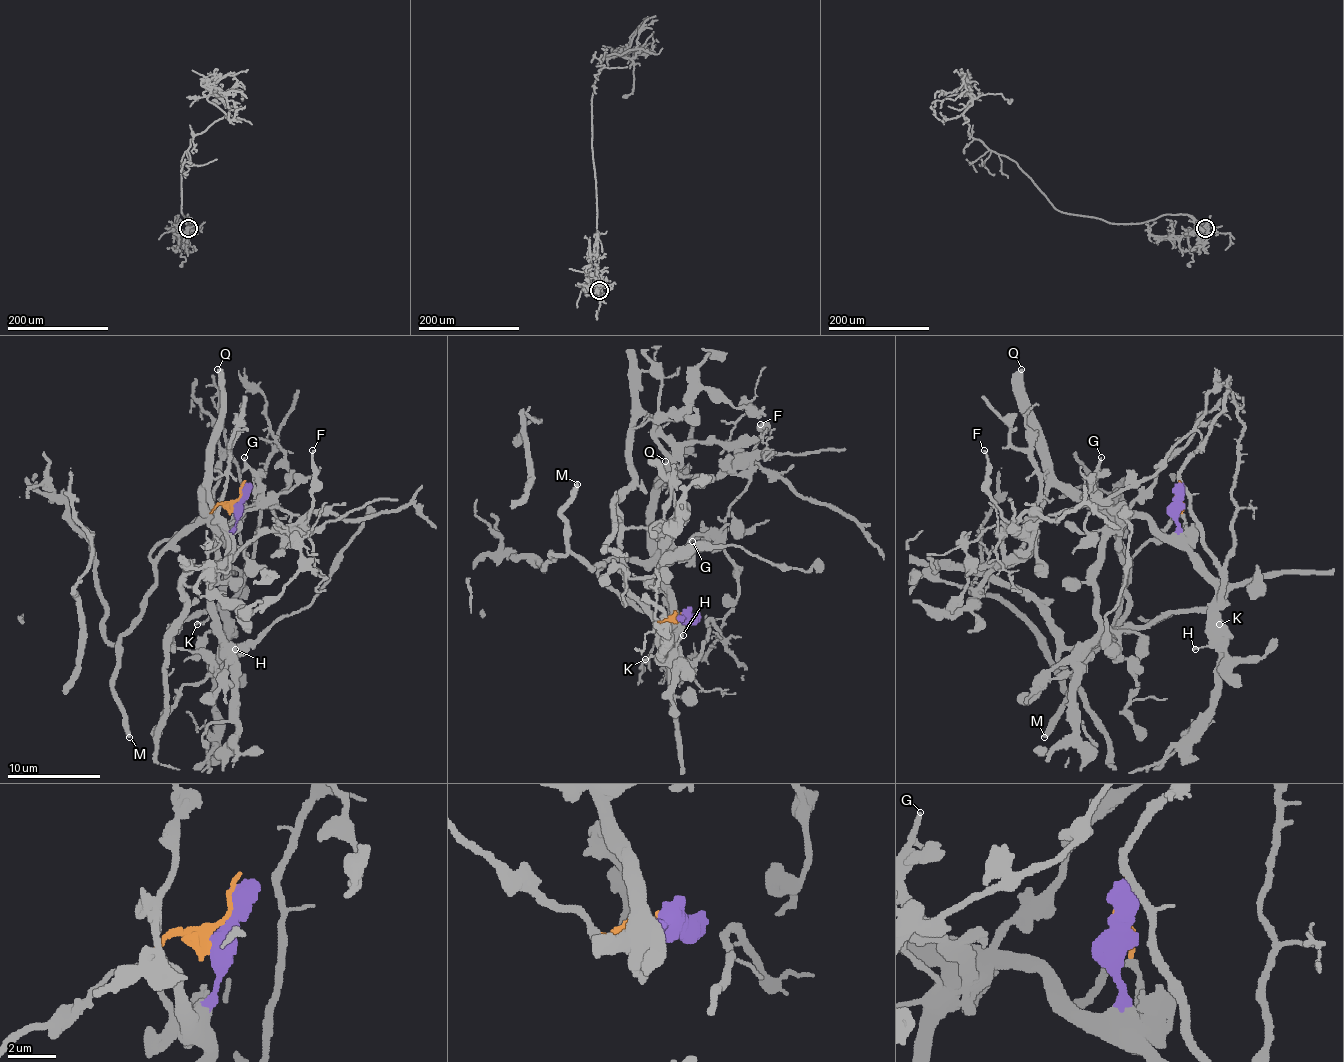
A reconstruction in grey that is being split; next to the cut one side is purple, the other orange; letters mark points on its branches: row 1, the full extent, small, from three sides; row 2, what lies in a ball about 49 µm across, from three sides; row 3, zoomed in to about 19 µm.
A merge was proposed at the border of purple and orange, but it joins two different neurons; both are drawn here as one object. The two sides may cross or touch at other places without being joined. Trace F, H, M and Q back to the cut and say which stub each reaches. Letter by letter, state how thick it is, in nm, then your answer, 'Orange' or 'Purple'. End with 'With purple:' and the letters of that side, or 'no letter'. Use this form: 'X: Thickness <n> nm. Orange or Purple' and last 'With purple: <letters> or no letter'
F: Thickness 120 nm. Purple
H: Thickness 150 nm. Purple
M: Thickness 400 nm. Orange
Q: Thickness 480 nm. Purple
With purple: F, H, Q

